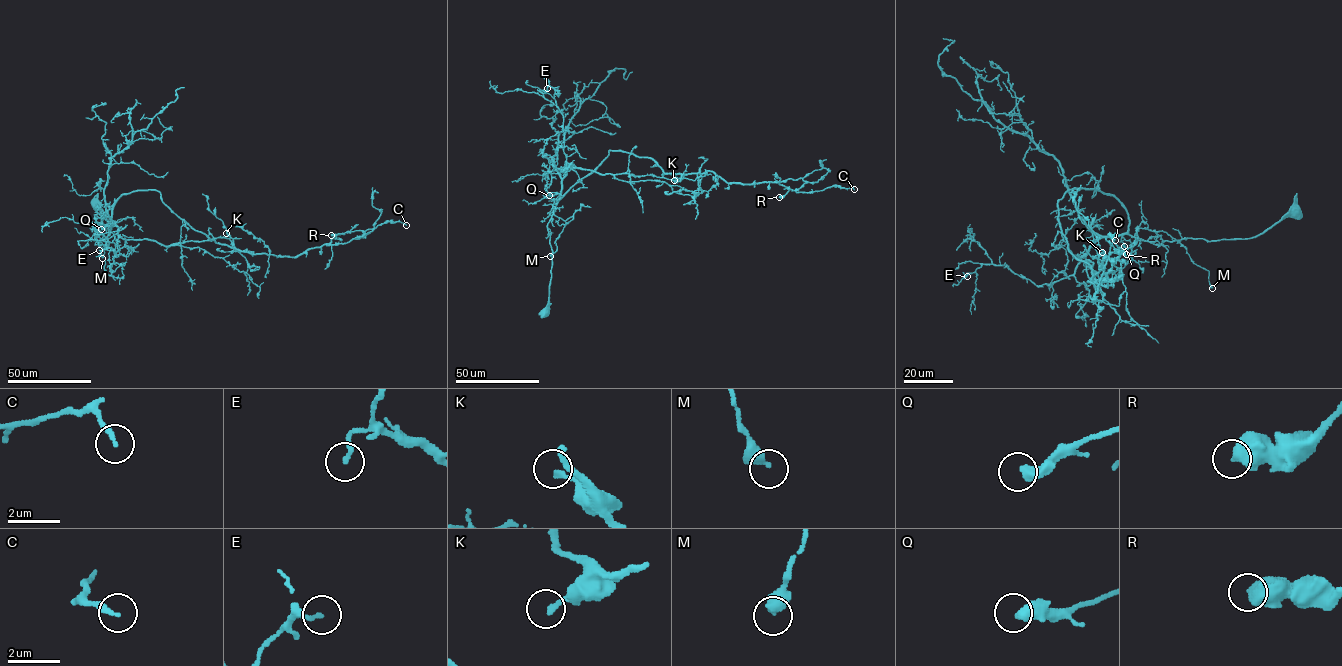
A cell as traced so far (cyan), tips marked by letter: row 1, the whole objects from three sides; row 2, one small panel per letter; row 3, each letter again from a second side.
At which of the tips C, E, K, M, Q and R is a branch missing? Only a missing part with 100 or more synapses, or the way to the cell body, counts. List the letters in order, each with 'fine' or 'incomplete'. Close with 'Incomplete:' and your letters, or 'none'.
C: fine
E: fine
K: fine
M: fine
Q: fine
R: fine
Incomplete: none

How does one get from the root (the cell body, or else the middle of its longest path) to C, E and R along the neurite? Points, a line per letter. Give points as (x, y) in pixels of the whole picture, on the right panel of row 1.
C: (1295, 212), (1251, 238), (1153, 244), (1128, 233), (1113, 196), (1058, 201), (1088, 282), (1107, 286), (1115, 240)
E: (1295, 212), (1243, 239), (1100, 236), (1073, 274), (1050, 283), (992, 264), (967, 276)
R: (1295, 212), (1153, 244), (1113, 196), (1069, 189), (1058, 223), (1088, 282), (1126, 254)

